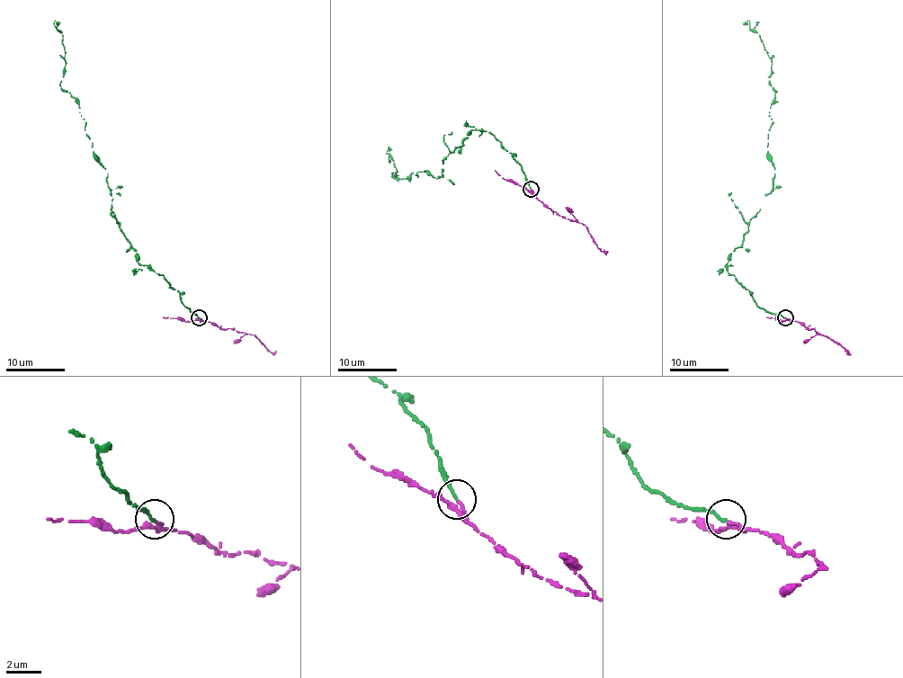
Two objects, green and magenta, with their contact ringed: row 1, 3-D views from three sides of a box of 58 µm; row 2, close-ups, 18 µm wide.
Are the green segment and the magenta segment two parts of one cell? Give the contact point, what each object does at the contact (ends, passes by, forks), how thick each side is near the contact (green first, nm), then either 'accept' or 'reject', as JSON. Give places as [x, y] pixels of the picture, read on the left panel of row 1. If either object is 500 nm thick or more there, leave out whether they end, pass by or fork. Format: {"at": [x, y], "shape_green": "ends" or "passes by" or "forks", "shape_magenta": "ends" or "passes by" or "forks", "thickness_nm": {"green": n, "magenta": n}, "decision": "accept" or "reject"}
{"at": [199, 317], "shape_green": "ends", "shape_magenta": "passes by", "thickness_nm": {"green": 180, "magenta": 140}, "decision": "accept"}

